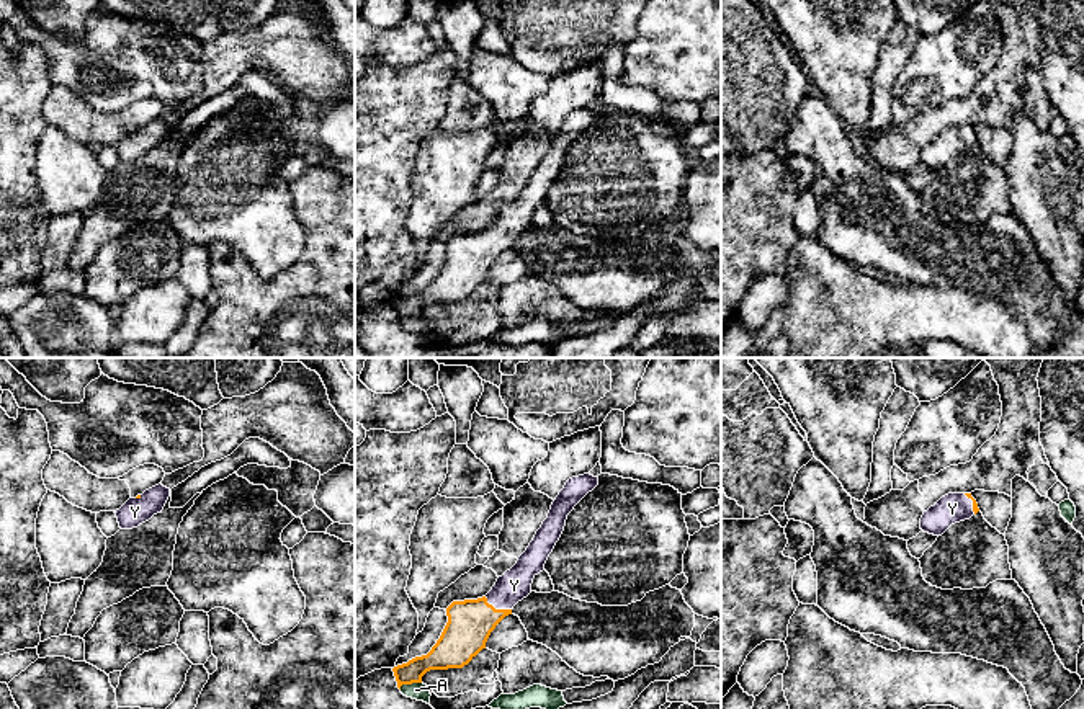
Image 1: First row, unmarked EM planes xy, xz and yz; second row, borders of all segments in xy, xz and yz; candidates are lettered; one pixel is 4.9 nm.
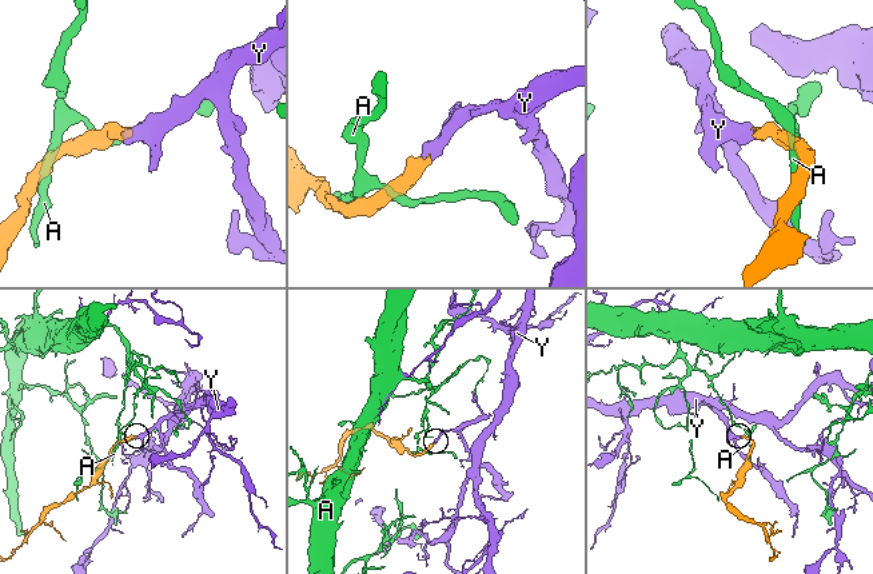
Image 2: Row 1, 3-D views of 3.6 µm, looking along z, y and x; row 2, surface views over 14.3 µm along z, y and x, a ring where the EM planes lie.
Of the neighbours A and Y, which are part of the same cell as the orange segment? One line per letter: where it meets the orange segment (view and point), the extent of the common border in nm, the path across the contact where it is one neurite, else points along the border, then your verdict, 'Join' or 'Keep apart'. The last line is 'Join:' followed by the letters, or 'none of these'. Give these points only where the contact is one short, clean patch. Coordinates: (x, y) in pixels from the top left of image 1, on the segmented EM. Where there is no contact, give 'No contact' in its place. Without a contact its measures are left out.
A: Touches orange at xz (409, 683). Shared border 120 nm. Keep apart
Y: Touches orange at xz (497, 610). Shared border 150 nm. Path across: xz (470, 623), (489, 610), (497, 610), (514, 585). Join
Join: Y

